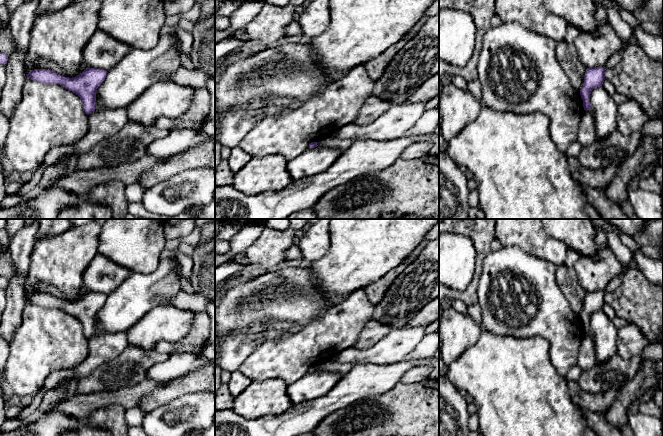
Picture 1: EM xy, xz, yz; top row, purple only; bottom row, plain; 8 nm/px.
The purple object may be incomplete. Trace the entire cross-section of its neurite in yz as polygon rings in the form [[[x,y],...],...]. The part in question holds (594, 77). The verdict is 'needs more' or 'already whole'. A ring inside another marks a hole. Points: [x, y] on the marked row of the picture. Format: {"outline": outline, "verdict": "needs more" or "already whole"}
{"outline": [[[605,67],[597,68],[587,68],[584,75],[584,84],[580,90],[580,95],[583,100],[584,110],[589,110],[591,108],[590,104],[590,94],[591,91],[603,85],[605,80]]], "verdict": "already whole"}

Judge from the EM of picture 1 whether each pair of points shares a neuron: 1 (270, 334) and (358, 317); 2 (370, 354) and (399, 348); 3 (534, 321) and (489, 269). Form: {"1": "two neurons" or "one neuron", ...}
{"1": "two neurons", "2": "one neuron", "3": "one neuron"}

